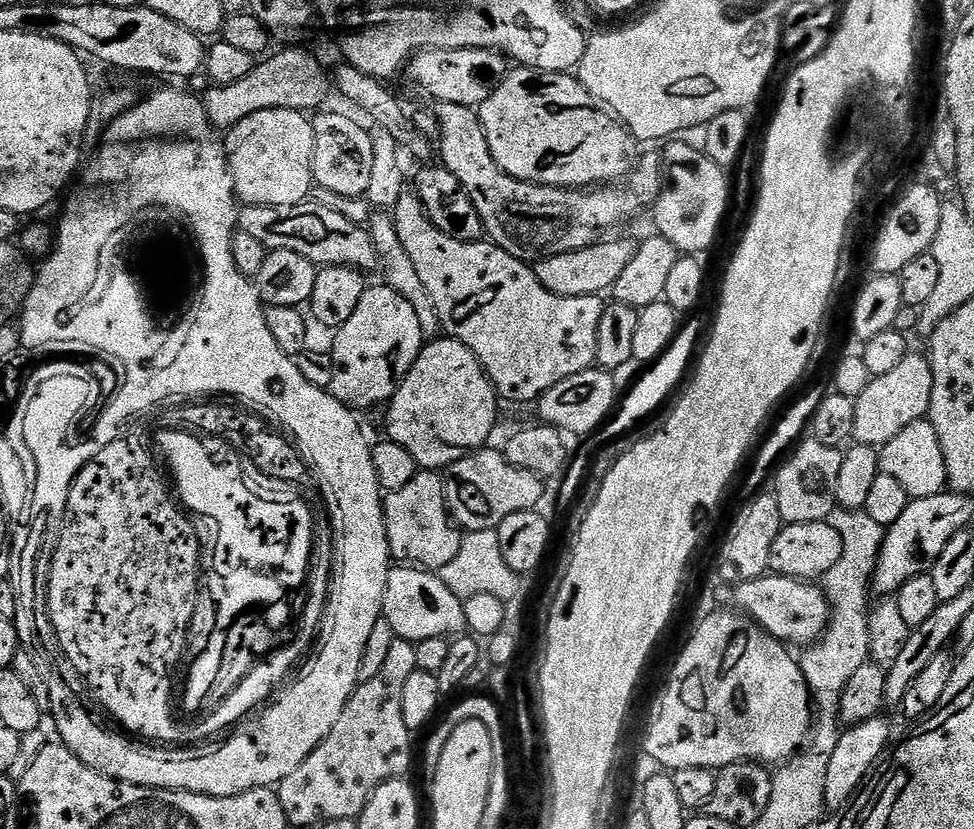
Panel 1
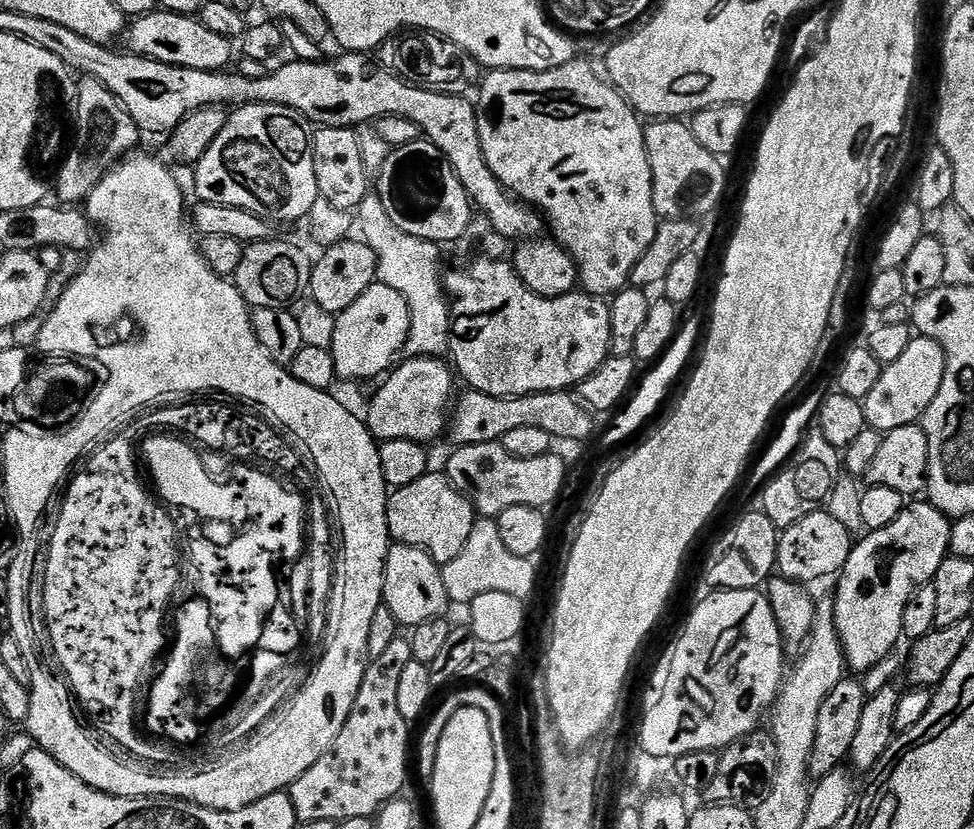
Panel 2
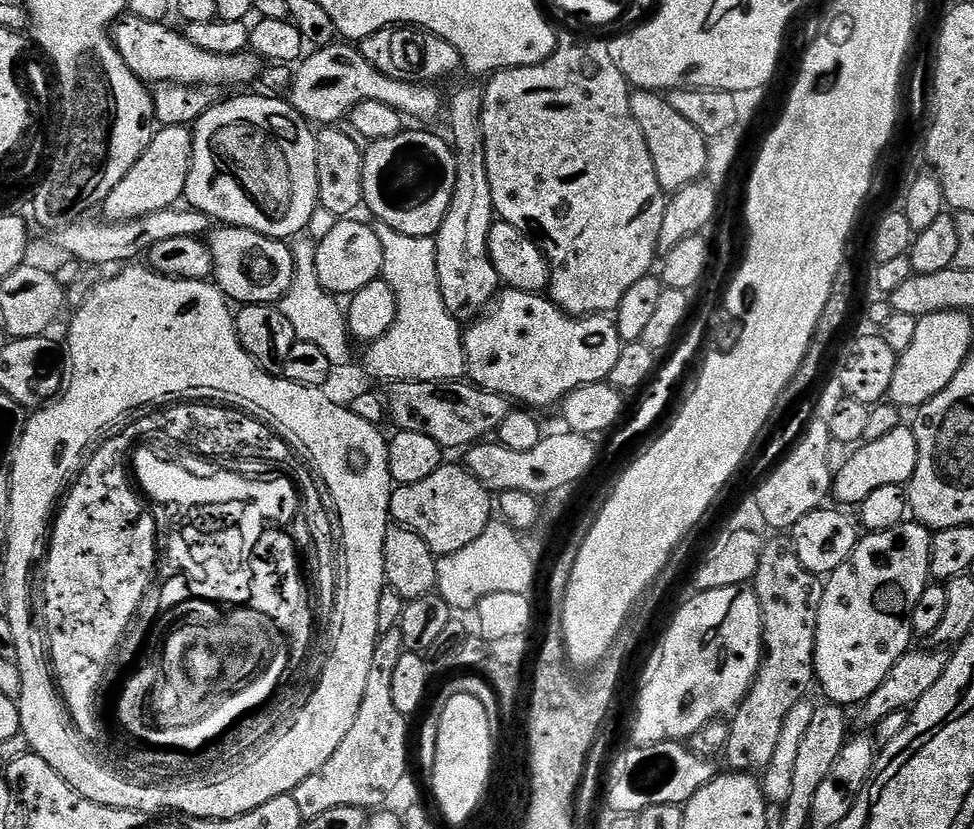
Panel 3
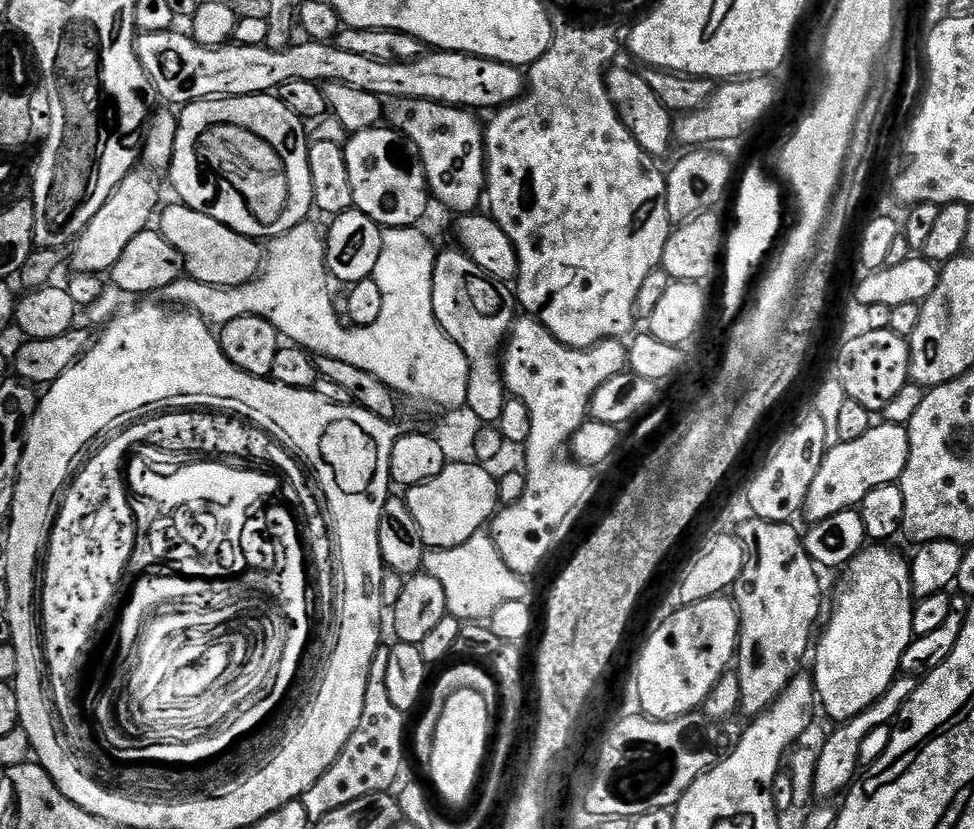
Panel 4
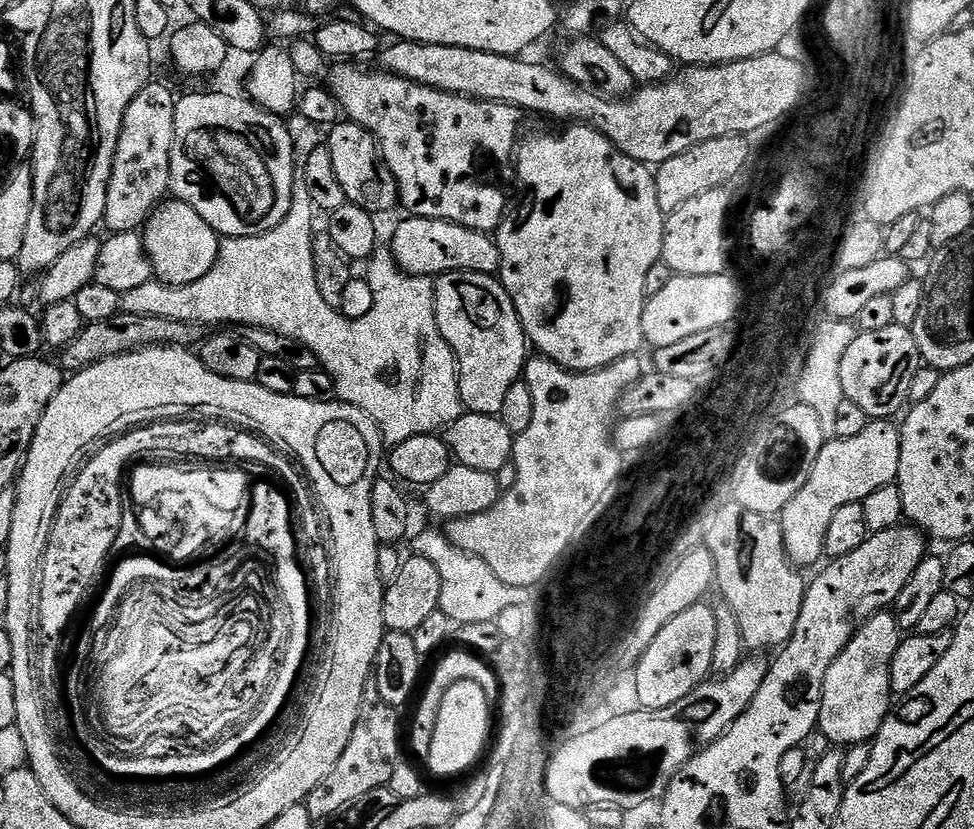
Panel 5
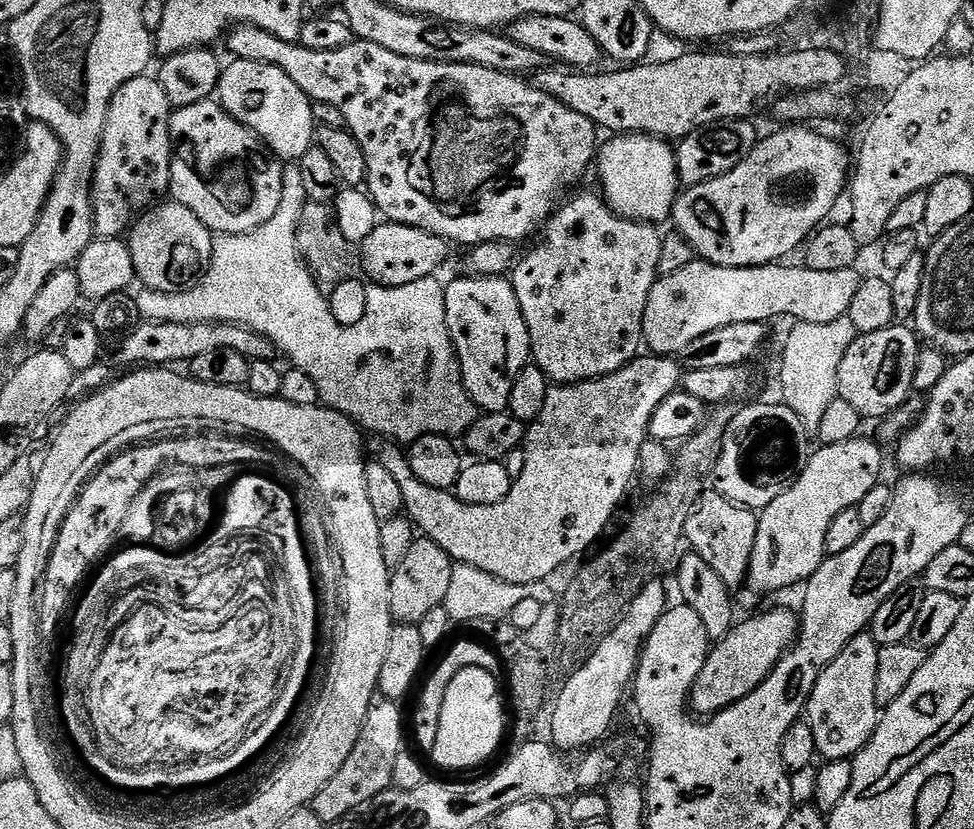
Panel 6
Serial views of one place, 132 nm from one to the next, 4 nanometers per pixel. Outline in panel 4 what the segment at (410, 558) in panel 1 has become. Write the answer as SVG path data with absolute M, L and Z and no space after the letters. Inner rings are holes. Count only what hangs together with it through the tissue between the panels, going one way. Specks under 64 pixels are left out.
M447 463L442 474L407 489L406 499L410 515L418 525L418 534L422 534L425 549L453 548L462 546L462 542L474 538L474 534L485 531L490 521L501 507L498 494L498 479L491 476L483 463L468 464Z

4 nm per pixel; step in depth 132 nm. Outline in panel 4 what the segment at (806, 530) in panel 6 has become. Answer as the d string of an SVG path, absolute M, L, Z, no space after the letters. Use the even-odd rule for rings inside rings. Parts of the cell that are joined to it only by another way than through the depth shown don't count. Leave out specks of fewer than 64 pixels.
M880 422L854 442L840 442L838 446L825 452L822 466L818 466L814 482L810 482L802 513L803 519L817 524L830 518L830 514L855 509L864 501L866 494L870 494L870 490L897 483L907 465L908 429L905 425Z

